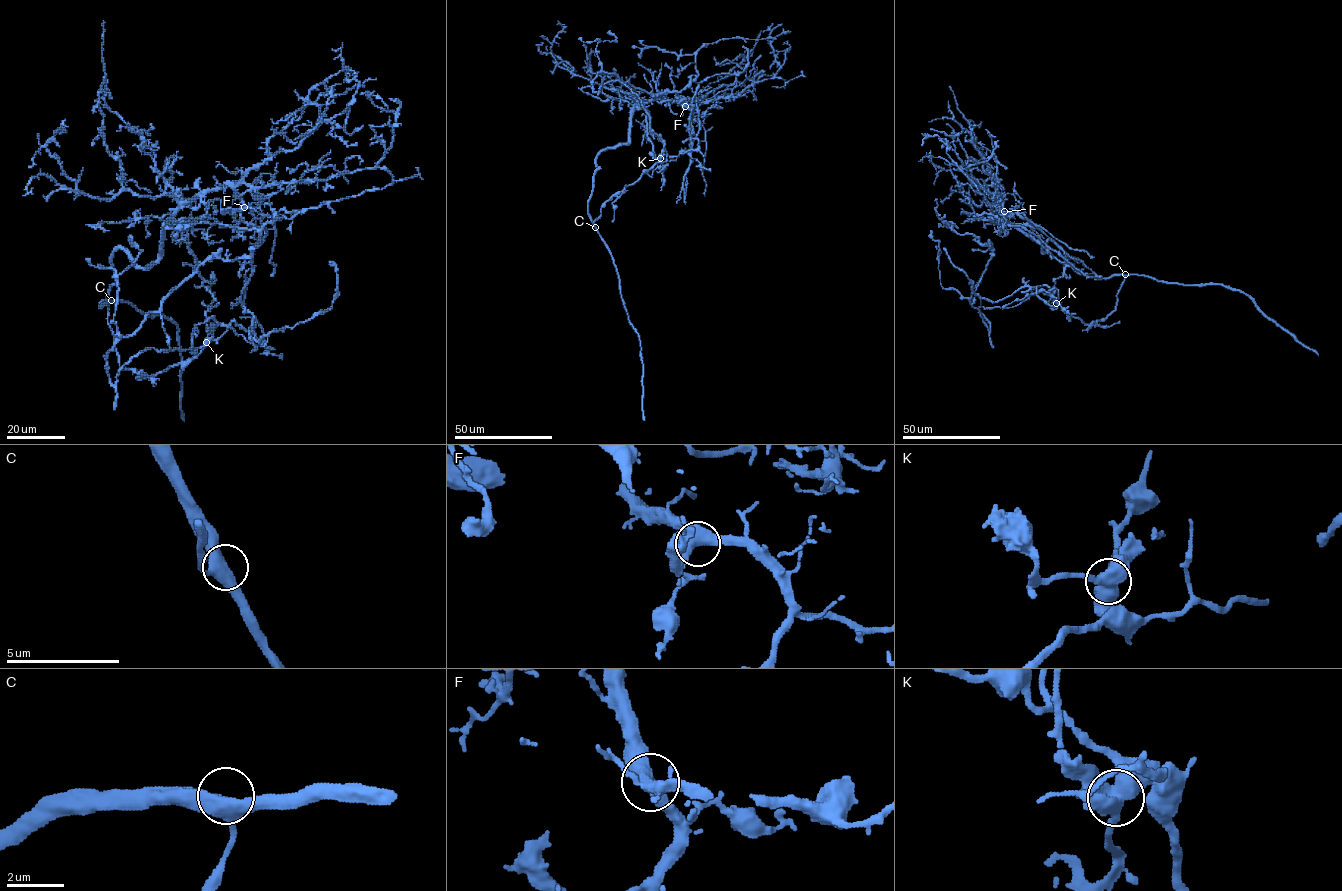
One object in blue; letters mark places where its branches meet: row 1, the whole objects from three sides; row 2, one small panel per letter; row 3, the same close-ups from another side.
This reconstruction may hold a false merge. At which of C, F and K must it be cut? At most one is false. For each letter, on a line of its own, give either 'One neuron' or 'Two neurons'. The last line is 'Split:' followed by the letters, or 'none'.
C: One neuron
F: One neuron
K: Two neurons
Split: K

